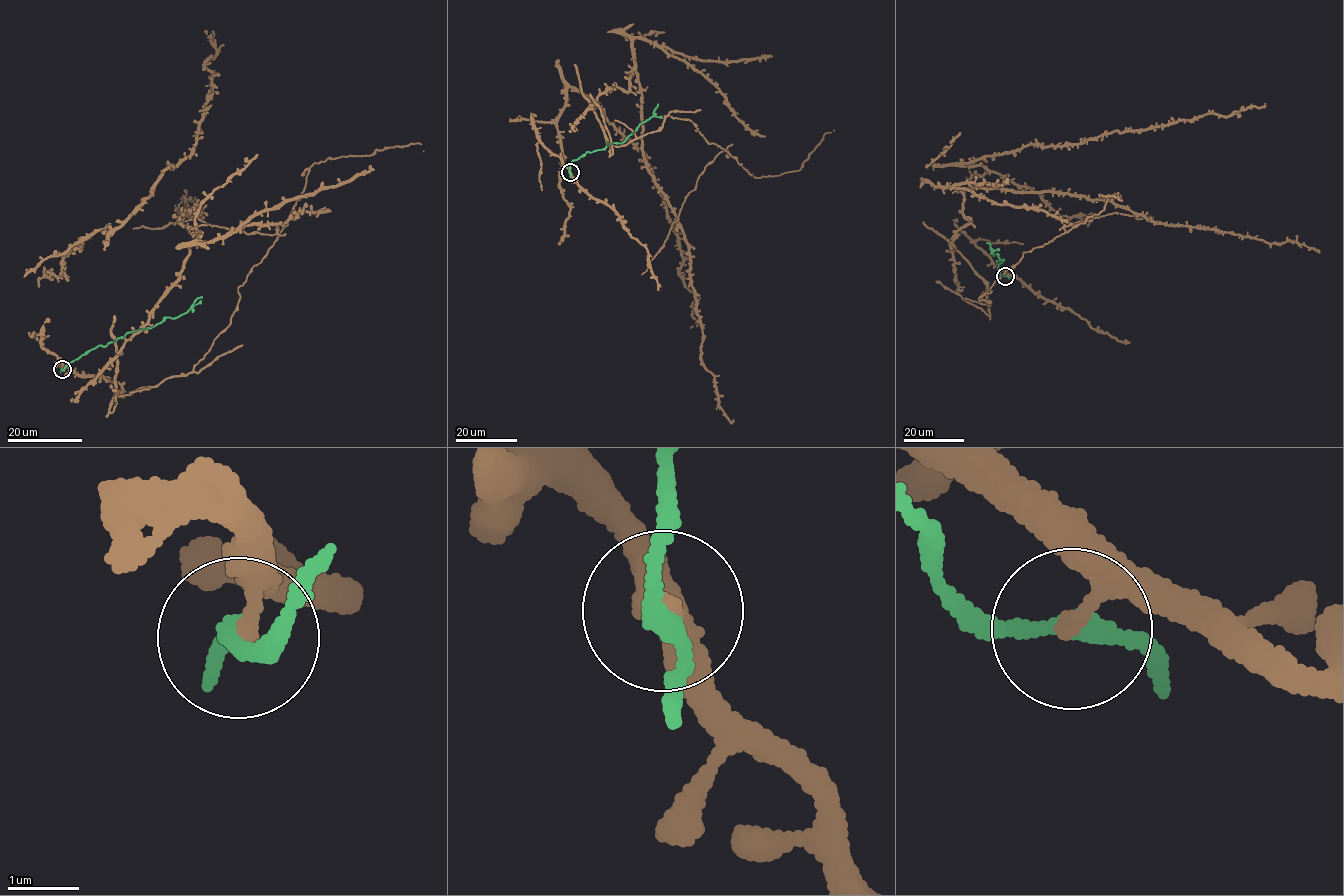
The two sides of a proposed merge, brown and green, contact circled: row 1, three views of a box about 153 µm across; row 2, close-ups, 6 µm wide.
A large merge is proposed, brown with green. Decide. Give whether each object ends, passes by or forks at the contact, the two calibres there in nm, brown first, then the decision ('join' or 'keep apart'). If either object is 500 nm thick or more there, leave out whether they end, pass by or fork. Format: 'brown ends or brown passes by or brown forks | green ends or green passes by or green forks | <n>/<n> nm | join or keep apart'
brown ends | green passes by | 260/240 nm | keep apart

